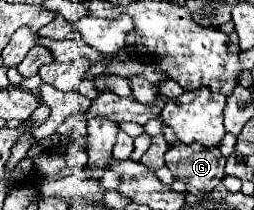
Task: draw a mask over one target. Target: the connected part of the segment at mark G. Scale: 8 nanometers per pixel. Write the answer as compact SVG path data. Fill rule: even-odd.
M176 143L166 151L166 165L172 171L172 175L176 179L182 179L188 185L190 193L208 193L212 191L220 179L224 177L222 169L224 169L226 157L220 153L218 147L202 147L198 143L192 145L184 145L184 143Z

